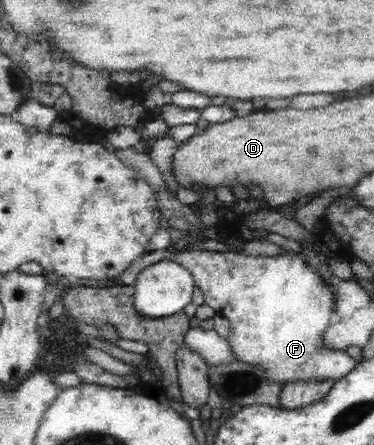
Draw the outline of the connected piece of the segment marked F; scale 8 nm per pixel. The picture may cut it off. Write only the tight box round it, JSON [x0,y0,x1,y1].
[174,246,357,383]

